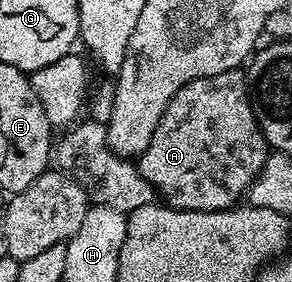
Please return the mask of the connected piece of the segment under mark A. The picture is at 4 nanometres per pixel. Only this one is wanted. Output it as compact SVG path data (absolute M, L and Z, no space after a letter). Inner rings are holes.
M235 70L212 74L208 78L196 78L184 85L174 95L172 102L168 102L152 134L152 142L148 142L148 150L137 157L136 163L138 173L169 207L185 212L219 212L235 207L249 193L267 155L268 145L262 127L254 116L250 96L246 93L245 75Z

